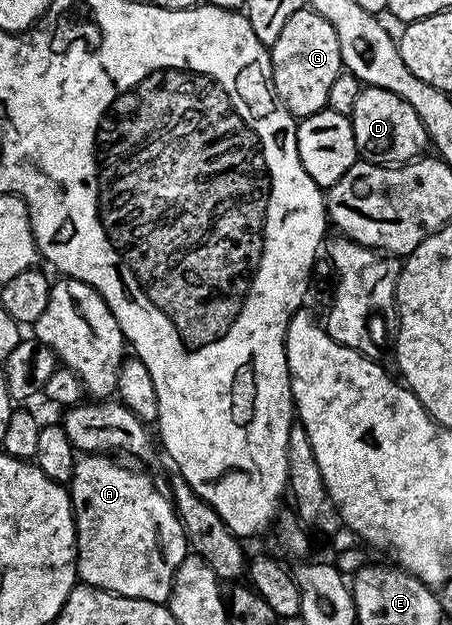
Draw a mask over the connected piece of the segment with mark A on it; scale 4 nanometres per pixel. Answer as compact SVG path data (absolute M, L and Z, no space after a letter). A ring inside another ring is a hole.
M91 453L79 456L74 462L74 474L68 488L78 532L78 577L85 584L121 597L144 599L157 605L169 602L176 567L180 567L188 552L186 529L178 518L173 500L154 486L148 474L125 469L114 461L117 460L113 456Z

